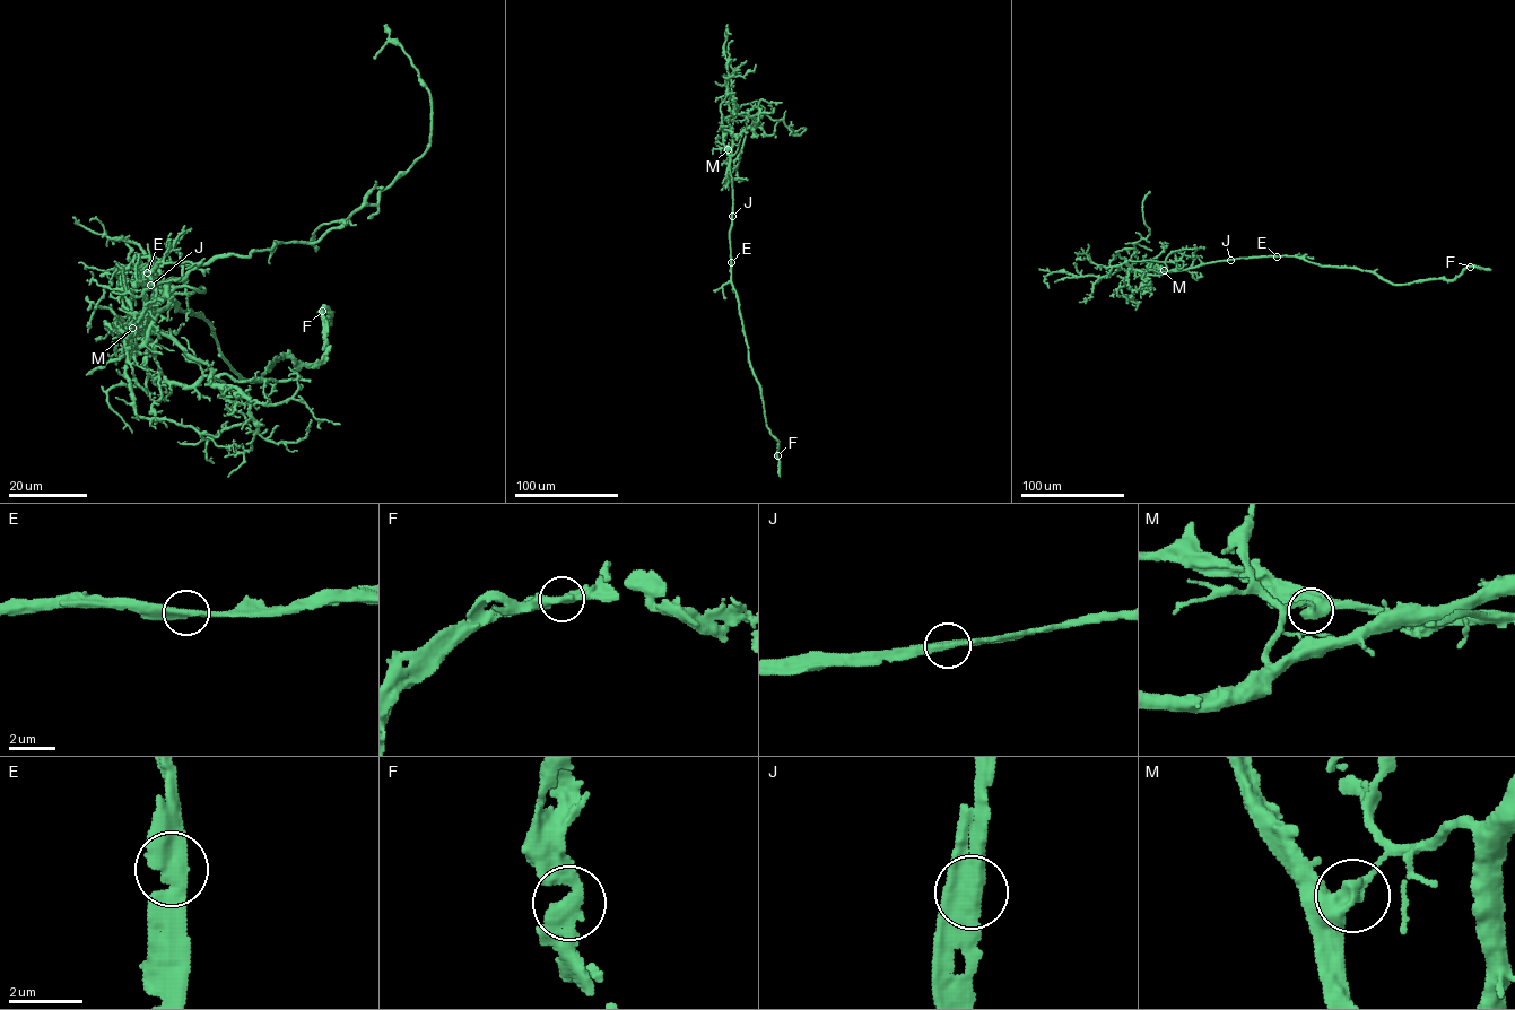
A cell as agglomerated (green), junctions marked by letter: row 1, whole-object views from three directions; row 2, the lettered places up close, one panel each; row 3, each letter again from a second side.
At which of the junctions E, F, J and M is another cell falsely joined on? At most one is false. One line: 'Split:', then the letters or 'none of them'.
Split: M

